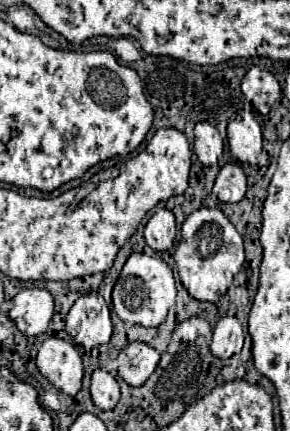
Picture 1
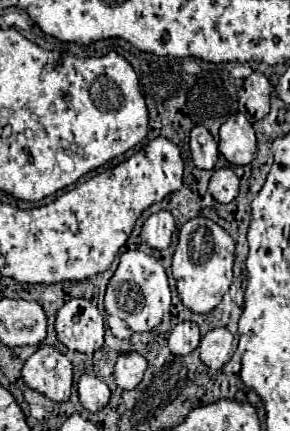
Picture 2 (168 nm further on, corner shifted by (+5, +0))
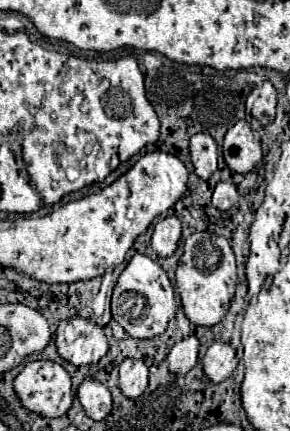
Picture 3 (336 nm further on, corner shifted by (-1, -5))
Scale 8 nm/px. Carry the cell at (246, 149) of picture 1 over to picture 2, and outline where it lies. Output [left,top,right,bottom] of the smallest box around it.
[218,114,256,166]

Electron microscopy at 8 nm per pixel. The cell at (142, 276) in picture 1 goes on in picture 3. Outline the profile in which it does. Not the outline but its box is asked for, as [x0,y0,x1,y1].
[112,255,174,339]

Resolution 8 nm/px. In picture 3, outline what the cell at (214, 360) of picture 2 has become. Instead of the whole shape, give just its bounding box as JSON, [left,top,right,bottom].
[202,341,238,383]

